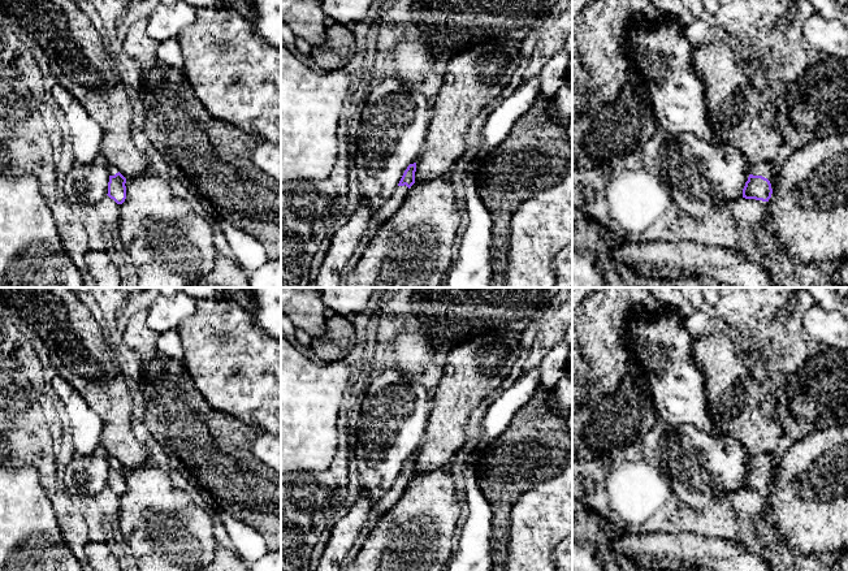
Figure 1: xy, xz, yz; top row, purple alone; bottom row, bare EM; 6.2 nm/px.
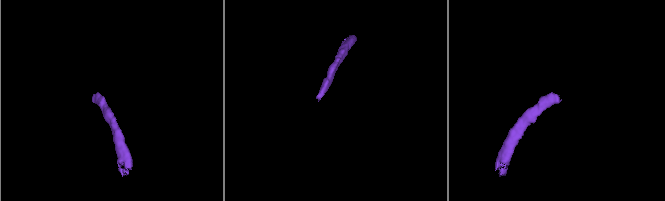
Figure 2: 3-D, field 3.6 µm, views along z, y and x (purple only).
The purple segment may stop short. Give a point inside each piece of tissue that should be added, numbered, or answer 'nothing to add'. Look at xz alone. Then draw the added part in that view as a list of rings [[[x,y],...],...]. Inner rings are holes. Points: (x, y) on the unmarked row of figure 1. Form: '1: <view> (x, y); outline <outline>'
1: xz (393, 494); outline [[[406,476],[397,477],[391,488],[373,503],[369,516],[364,524],[363,532],[358,536],[354,546],[349,551],[347,559],[351,561],[356,557],[368,533],[376,527],[376,524],[384,516],[384,514],[401,498],[408,481],[410,480]]]

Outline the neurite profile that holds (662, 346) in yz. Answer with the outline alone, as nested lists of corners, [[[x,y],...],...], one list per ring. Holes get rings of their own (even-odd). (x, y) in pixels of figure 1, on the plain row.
[[[641,311],[628,317],[628,346],[643,367],[663,425],[693,425],[717,436],[709,414],[702,369],[693,359],[693,341],[679,313],[649,316]]]

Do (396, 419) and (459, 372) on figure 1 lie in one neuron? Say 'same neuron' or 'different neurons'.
different neurons

